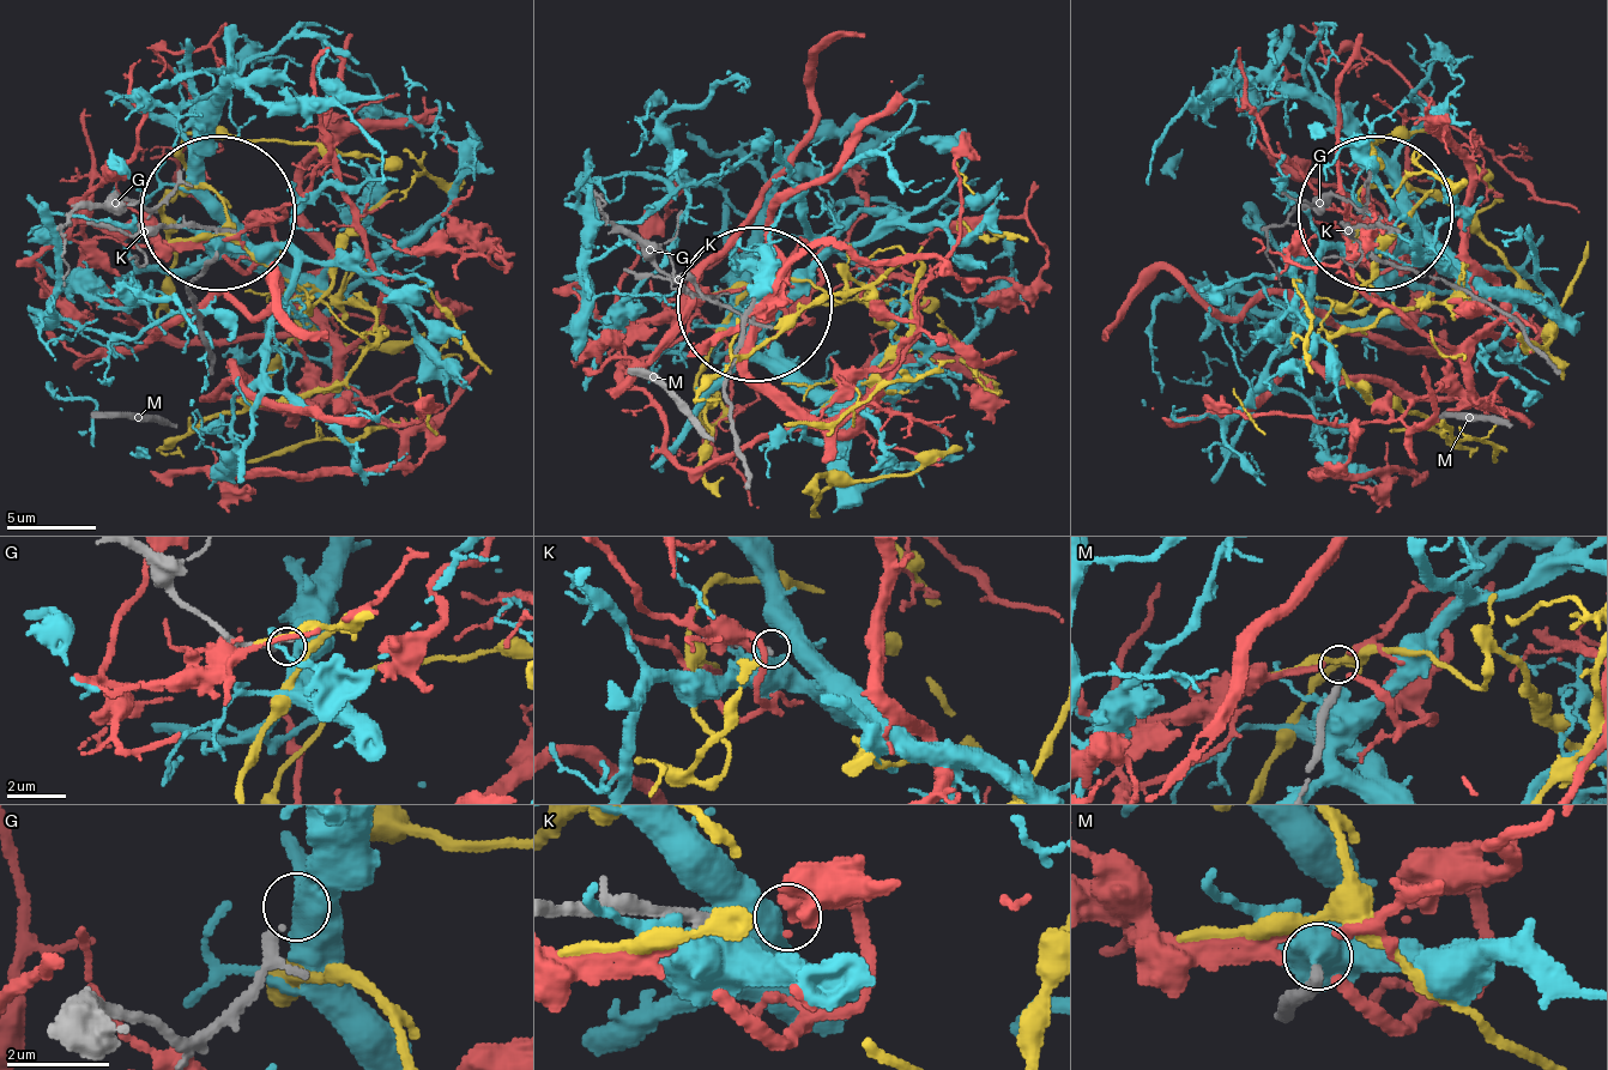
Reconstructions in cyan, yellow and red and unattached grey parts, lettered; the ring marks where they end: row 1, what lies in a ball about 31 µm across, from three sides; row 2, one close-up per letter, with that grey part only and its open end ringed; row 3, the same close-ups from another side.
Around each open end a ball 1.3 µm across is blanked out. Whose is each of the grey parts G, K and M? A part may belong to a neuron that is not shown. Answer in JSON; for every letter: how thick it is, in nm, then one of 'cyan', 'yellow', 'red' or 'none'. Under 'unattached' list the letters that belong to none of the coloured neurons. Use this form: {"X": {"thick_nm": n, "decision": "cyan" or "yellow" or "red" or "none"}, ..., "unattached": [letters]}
{"G": {"thick_nm": 130, "decision": "none"}, "K": {"thick_nm": 220, "decision": "none"}, "M": {"thick_nm": 260, "decision": "none"}, "unattached": ["G", "K", "M"]}

